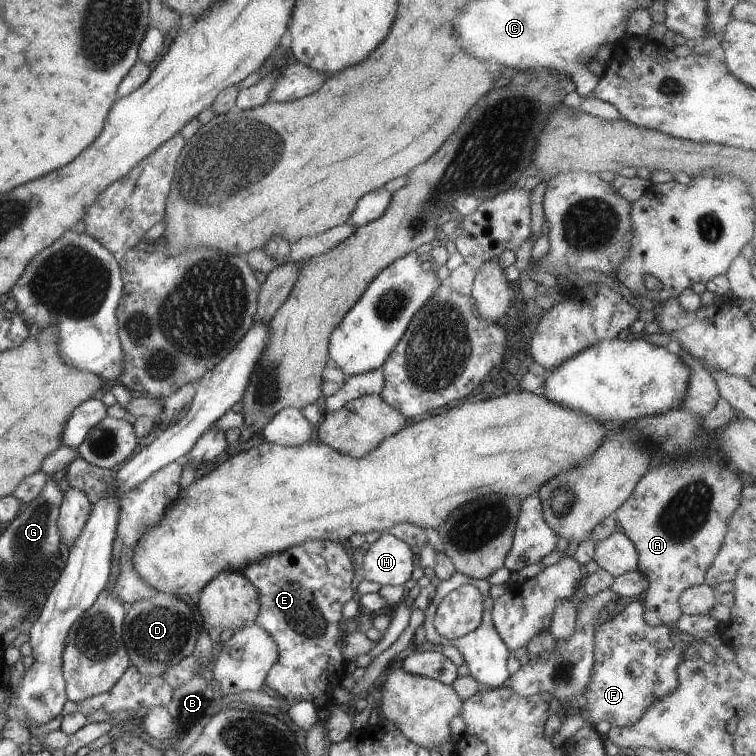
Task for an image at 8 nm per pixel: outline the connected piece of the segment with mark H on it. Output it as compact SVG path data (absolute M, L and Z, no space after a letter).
M381 533L363 554L357 578L385 585L402 585L410 579L416 551L391 534Z

